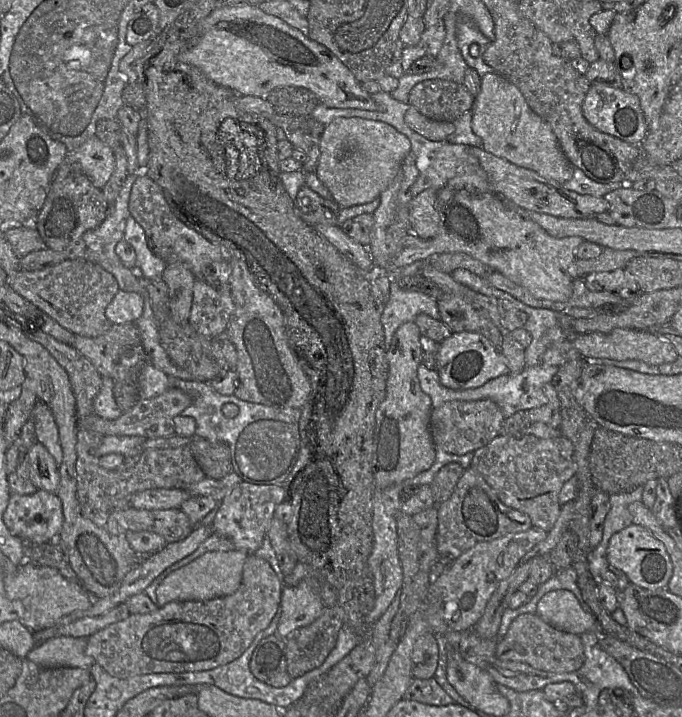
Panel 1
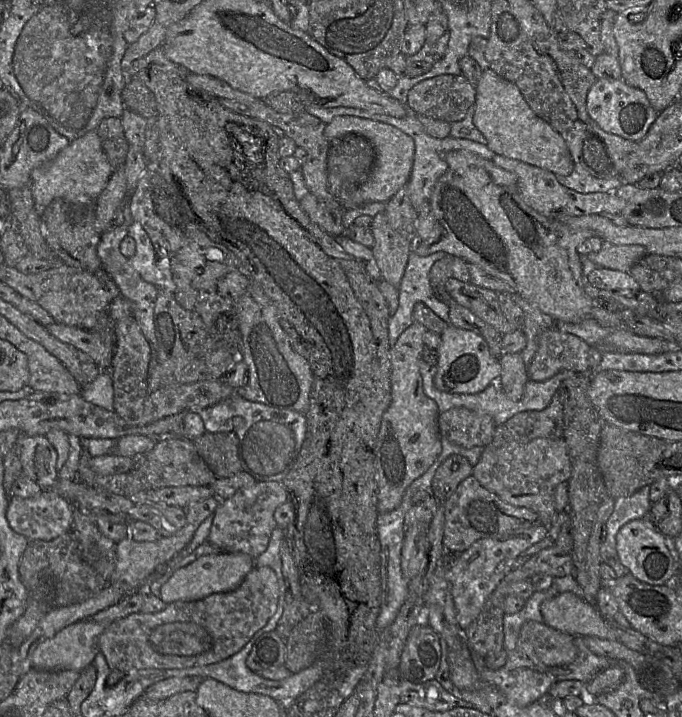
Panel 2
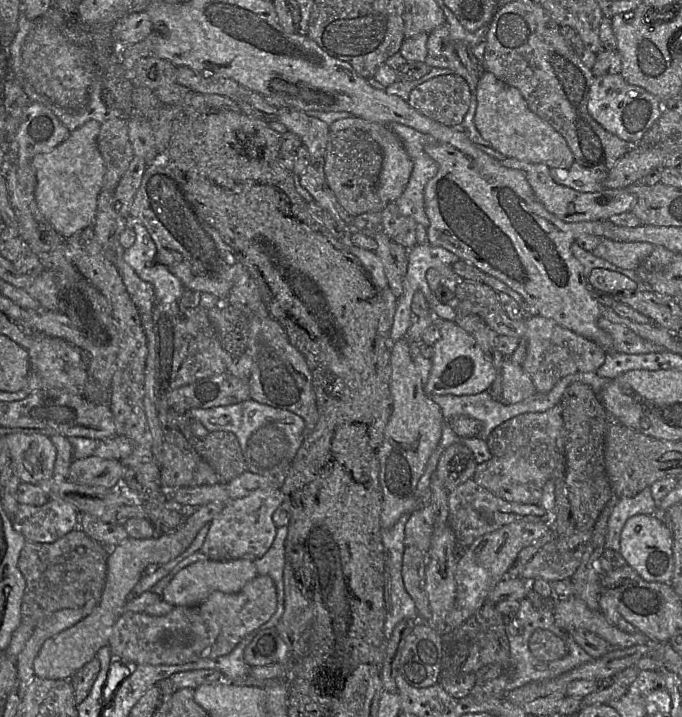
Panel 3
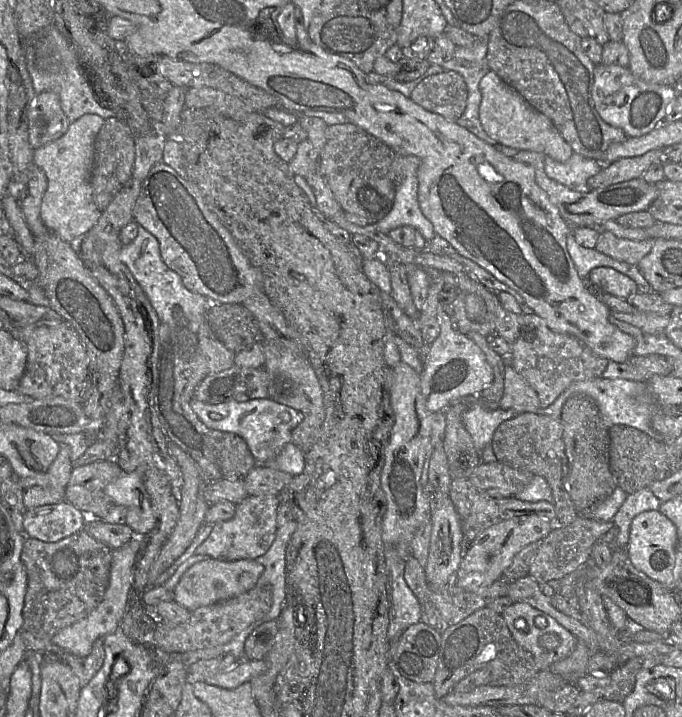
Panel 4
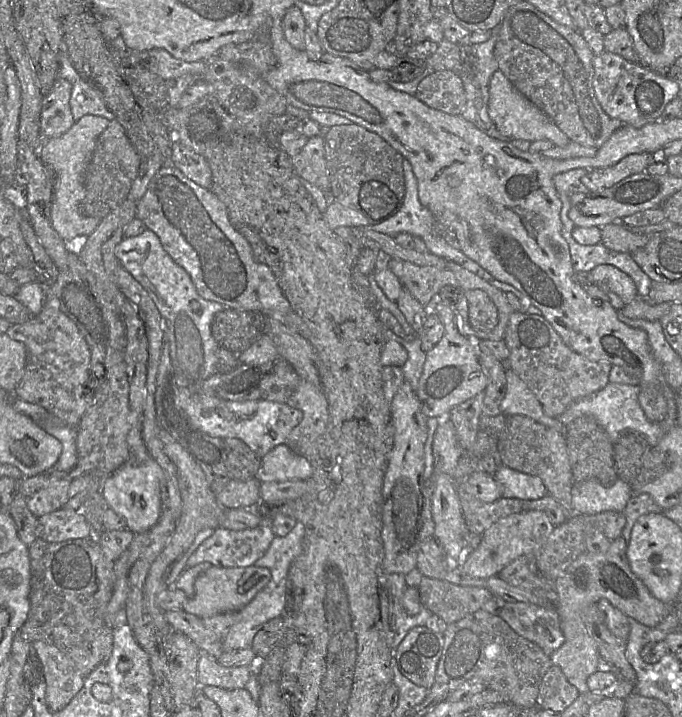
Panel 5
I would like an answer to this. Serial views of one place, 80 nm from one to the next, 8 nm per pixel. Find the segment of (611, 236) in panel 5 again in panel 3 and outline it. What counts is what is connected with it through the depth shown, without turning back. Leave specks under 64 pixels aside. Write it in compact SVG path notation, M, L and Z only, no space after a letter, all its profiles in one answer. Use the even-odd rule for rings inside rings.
M602 238L592 253L619 268L636 270L652 254L654 248L655 246L648 242L624 242Z

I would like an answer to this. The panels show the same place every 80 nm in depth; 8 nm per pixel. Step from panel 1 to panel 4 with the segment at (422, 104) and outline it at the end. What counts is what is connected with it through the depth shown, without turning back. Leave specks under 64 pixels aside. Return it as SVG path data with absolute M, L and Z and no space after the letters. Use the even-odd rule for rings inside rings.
M445 70L422 80L410 98L426 110L456 122L465 111L468 88L459 73Z

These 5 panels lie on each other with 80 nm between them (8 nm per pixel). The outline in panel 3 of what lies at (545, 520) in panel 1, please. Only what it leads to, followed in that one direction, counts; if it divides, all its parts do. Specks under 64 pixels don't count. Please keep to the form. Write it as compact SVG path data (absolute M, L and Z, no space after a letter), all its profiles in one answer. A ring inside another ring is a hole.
M493 456L488 461L477 465L474 481L495 496L508 502L539 505L545 483L551 479L550 469L540 467L521 456Z

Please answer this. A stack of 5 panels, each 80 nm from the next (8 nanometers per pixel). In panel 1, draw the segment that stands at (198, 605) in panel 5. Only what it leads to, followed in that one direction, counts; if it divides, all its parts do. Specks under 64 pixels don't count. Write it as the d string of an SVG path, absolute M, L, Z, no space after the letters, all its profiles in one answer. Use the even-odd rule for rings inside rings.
M239 550L209 552L167 575L157 587L159 607L175 601L204 601L234 594L242 581L248 554Z

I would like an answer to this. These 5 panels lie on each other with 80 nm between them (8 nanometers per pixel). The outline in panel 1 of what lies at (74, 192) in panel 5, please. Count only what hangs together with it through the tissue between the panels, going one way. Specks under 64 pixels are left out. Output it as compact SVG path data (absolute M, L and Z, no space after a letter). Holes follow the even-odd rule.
M94 135L87 139L75 151L68 153L64 164L72 166L78 172L86 175L95 187L102 189L109 181L115 169L114 151Z

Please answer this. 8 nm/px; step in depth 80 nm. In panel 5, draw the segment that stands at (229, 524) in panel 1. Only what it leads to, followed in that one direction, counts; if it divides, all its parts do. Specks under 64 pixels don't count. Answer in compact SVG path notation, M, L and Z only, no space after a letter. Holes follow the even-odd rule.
M262 516L260 524L253 529L236 531L219 526L189 557L186 568L191 568L201 563L223 568L252 566L257 559L265 554L274 537L272 519L268 516Z

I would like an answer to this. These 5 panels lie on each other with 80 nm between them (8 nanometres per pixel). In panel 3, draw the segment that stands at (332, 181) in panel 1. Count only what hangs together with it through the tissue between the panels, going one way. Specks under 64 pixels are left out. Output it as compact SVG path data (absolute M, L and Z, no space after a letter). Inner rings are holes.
M357 116L339 119L329 125L331 132L356 128L367 132L383 150L383 164L379 175L377 193L384 204L395 202L410 180L413 162L402 140L389 125L370 122Z

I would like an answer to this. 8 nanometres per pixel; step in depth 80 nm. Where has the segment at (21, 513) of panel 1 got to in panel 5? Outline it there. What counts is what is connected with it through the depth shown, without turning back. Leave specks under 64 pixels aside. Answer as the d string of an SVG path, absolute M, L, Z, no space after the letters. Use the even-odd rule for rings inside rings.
M61 507L38 517L36 535L39 539L54 543L88 538L93 533L81 510Z

